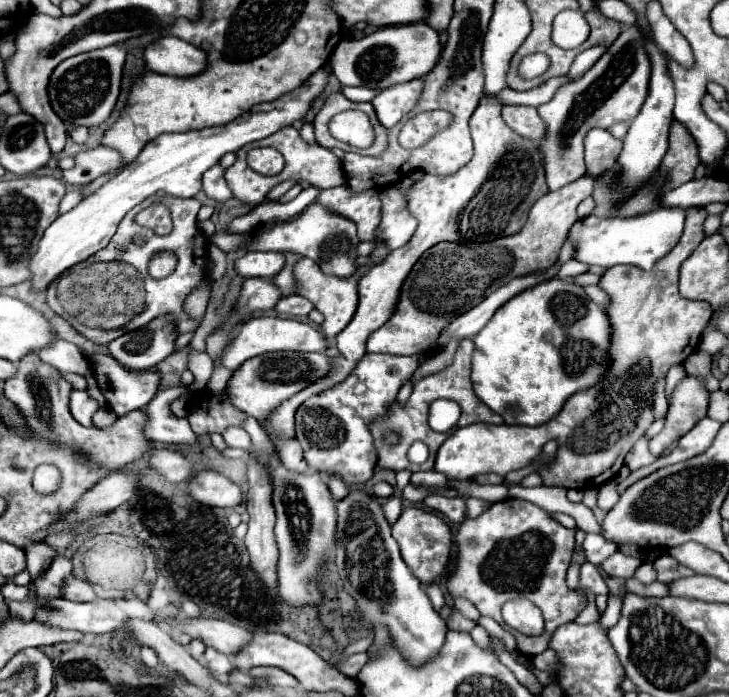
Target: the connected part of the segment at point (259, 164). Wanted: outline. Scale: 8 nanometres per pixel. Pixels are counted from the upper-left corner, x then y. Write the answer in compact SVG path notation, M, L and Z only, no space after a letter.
M252 149L248 155L248 163L254 171L263 175L276 175L284 168L284 158L276 149Z

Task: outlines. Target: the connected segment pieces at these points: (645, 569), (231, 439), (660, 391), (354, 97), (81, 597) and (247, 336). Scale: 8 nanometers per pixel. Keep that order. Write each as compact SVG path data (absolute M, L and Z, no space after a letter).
M642 563L642 567L638 567L636 575L634 575L638 581L642 583L652 583L656 581L656 575L654 575L654 565L652 563Z
M230 427L224 431L224 441L228 447L240 447L240 449L250 449L250 435L240 429L240 427Z
M664 379L658 381L656 385L656 395L654 395L654 413L656 417L664 417L668 409L668 401L666 401L666 395L664 395Z
M342 87L342 93L350 101L372 101L378 91L368 89L368 87Z
M68 579L62 591L64 591L64 597L70 601L94 601L96 599L94 589L84 579Z
M258 317L258 319L250 319L244 325L240 325L238 333L234 335L234 339L228 343L222 363L236 371L244 359L252 359L264 353L274 353L274 351L326 351L328 349L328 341L326 337L316 331L312 325L296 321L296 319L282 319L282 317Z

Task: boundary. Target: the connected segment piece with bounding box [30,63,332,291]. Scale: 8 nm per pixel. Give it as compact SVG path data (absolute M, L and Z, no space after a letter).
M326 63L312 75L312 79L308 79L296 91L278 97L274 103L260 103L226 125L208 127L200 131L188 131L188 133L164 133L156 137L154 141L150 141L142 149L142 153L124 167L124 171L120 171L116 177L106 181L92 195L84 197L72 211L68 211L66 215L60 215L46 229L40 241L38 253L30 261L30 271L34 275L32 277L34 289L44 291L50 285L50 281L54 281L66 269L70 269L72 265L104 249L110 243L122 217L132 207L140 205L144 199L156 195L158 191L170 197L194 197L200 191L202 173L210 169L214 163L218 163L224 153L238 151L246 143L270 137L282 127L288 127L294 121L304 119L312 101L324 91L330 73L332 73L330 63Z

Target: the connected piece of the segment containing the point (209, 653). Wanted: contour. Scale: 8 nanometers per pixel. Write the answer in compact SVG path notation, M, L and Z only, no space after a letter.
M206 647L206 651L204 651L204 661L206 661L206 665L210 667L210 671L214 671L214 675L226 677L226 675L232 671L232 661L230 661L226 655L222 655L222 653L218 653L216 649L212 649L212 647Z

